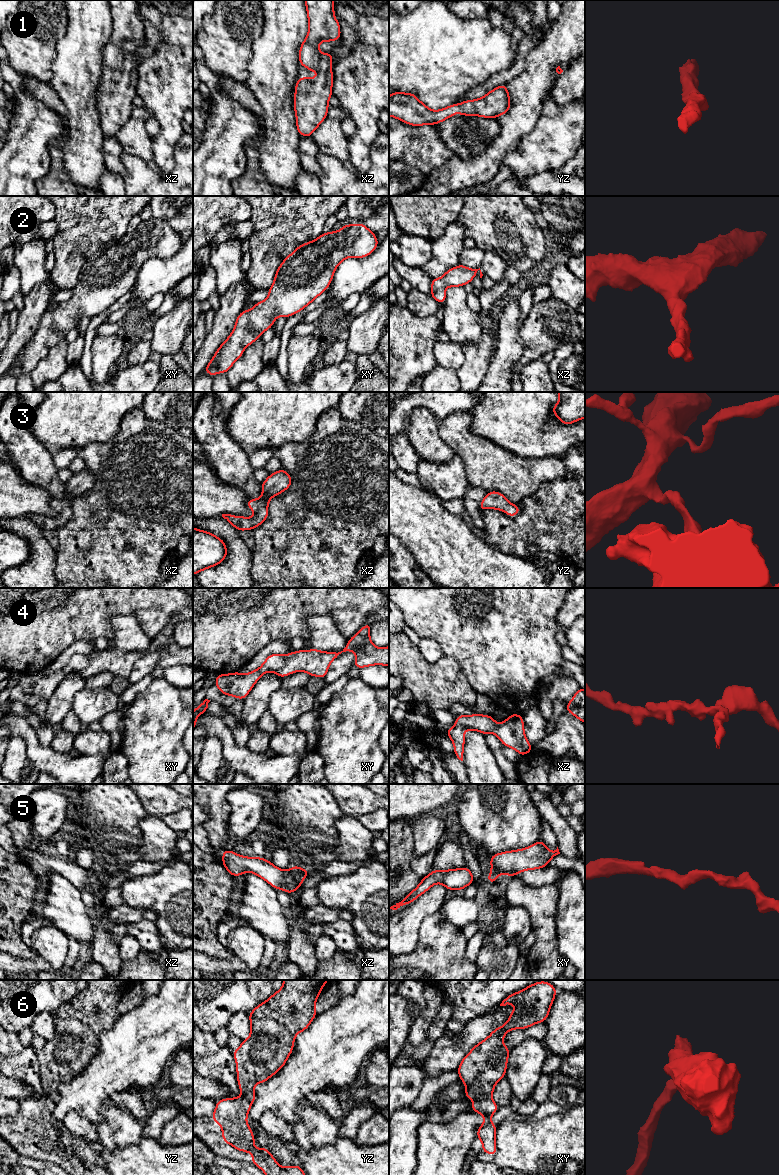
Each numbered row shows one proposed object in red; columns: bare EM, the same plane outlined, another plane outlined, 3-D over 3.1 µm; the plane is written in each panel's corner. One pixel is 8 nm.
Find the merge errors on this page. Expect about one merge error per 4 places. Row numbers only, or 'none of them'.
none of them

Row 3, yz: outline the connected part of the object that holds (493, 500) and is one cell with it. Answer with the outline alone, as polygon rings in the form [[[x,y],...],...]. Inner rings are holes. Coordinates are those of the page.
[[[491,491],[483,498],[480,503],[480,512],[484,509],[496,509],[505,512],[510,517],[520,513],[520,507],[510,503],[507,498],[500,492]]]

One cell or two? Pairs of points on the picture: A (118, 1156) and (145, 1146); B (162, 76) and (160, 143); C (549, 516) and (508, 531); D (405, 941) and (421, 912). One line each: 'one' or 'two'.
A: one
B: one
C: one
D: one

